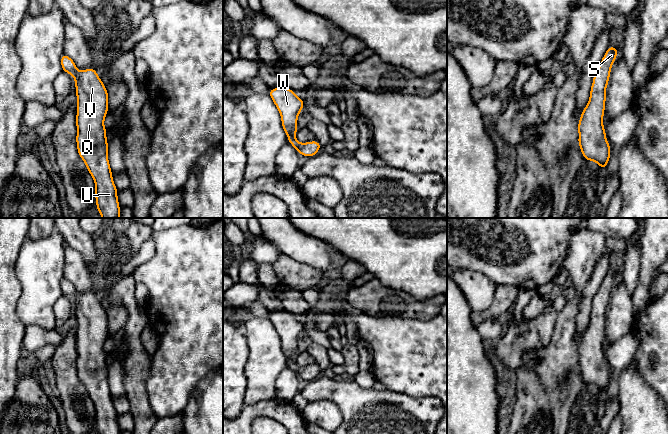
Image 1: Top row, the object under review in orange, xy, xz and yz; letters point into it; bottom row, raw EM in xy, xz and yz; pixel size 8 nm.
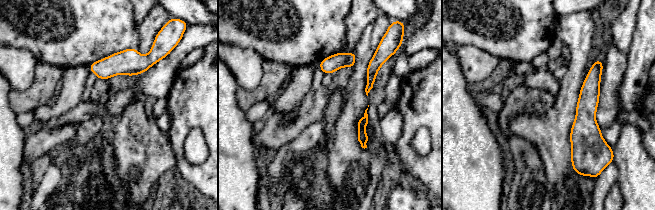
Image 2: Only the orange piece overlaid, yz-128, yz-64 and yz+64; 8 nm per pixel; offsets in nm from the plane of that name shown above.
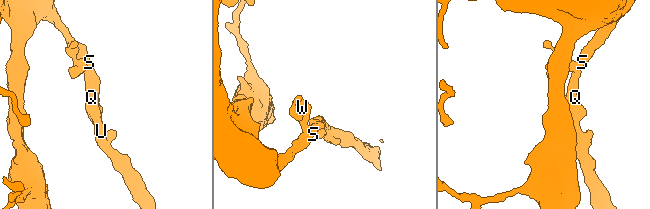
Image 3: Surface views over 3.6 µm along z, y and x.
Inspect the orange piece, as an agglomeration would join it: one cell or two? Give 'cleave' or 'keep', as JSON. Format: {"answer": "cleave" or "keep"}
{"answer": "keep"}

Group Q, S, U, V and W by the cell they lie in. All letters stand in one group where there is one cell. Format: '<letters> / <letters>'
Q S U V W

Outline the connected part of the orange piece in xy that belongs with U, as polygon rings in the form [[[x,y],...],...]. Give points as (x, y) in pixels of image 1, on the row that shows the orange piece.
[[[65,53],[60,58],[62,70],[75,79],[77,97],[76,143],[79,156],[83,159],[88,172],[95,182],[96,208],[102,218],[120,218],[120,205],[117,188],[114,184],[110,163],[108,161],[107,130],[104,119],[108,113],[109,95],[107,89],[94,67],[78,72],[75,62]]]

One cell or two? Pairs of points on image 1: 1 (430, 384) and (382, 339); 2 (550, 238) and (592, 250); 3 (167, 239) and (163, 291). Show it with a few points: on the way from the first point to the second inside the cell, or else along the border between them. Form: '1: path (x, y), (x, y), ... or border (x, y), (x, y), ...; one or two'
1: path (418, 374), (394, 350); one
2: border (574, 233), (571, 237), (568, 255), (563, 266); two
3: path (167, 252), (167, 278); one

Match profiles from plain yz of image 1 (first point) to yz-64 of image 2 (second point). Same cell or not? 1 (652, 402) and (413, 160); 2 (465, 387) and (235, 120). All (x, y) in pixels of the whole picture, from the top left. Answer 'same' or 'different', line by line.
1: different
2: same

